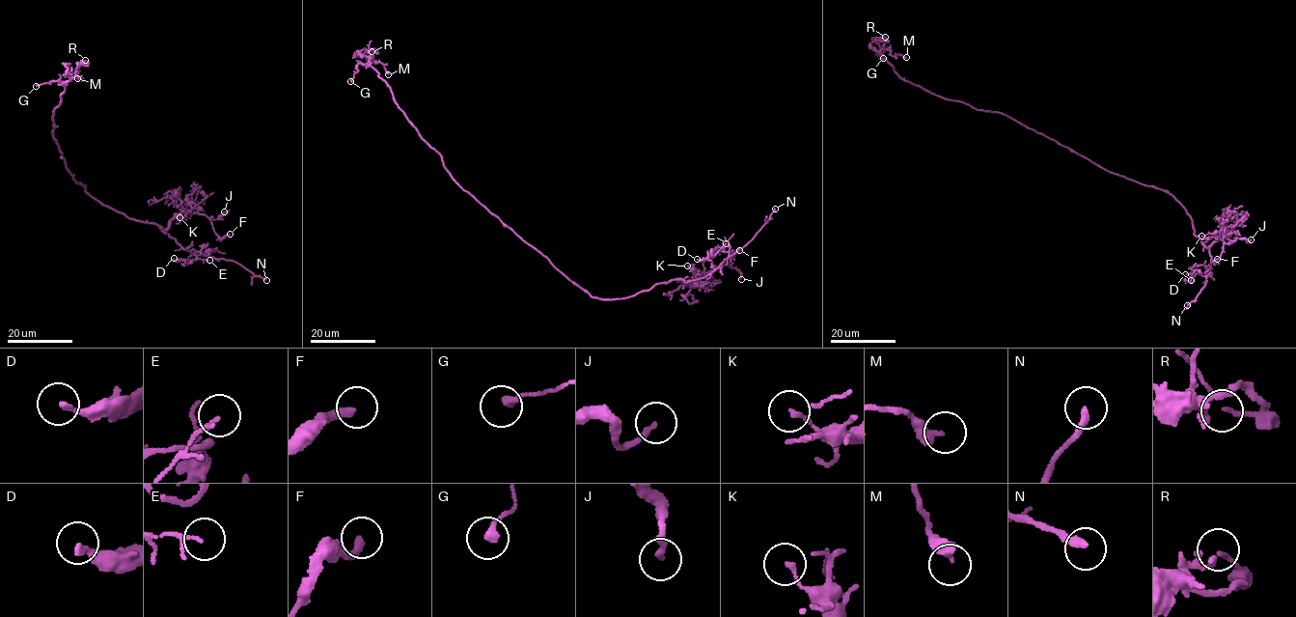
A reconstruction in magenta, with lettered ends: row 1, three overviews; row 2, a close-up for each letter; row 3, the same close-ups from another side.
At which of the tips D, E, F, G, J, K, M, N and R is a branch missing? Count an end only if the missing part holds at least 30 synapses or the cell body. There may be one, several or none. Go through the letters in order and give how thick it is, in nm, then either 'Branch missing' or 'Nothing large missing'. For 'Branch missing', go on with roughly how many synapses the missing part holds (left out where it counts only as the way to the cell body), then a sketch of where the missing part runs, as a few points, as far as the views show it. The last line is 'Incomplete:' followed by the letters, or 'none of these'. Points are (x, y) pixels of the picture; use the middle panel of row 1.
D: Thickness 200 nm. Nothing large missing
E: Thickness 100 nm. Nothing large missing
F: Thickness 320 nm. Nothing large missing
G: Thickness 280 nm. Nothing large missing
J: Thickness 200 nm. Nothing large missing
K: Thickness 150 nm. Nothing large missing
M: Thickness 360 nm. Nothing large missing
N: Thickness 280 nm. Branch missing. Course of what is missing: (775, 209), (775, 205), (770, 214), (768, 238), (758, 262), (736, 288), (720, 295)
R: Thickness 130 nm. Nothing large missing
Incomplete: N

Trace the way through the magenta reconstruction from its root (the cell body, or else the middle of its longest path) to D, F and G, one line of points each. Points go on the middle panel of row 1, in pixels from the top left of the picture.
D: (536, 249), (603, 299), (703, 278), (729, 252), (719, 247), (697, 259)
F: (536, 249), (592, 296), (603, 299), (628, 297), (674, 279), (703, 286), (712, 269), (727, 265), (739, 250)
G: (536, 249), (453, 178), (442, 156), (398, 106), (390, 86), (376, 70), (358, 64), (350, 81)

